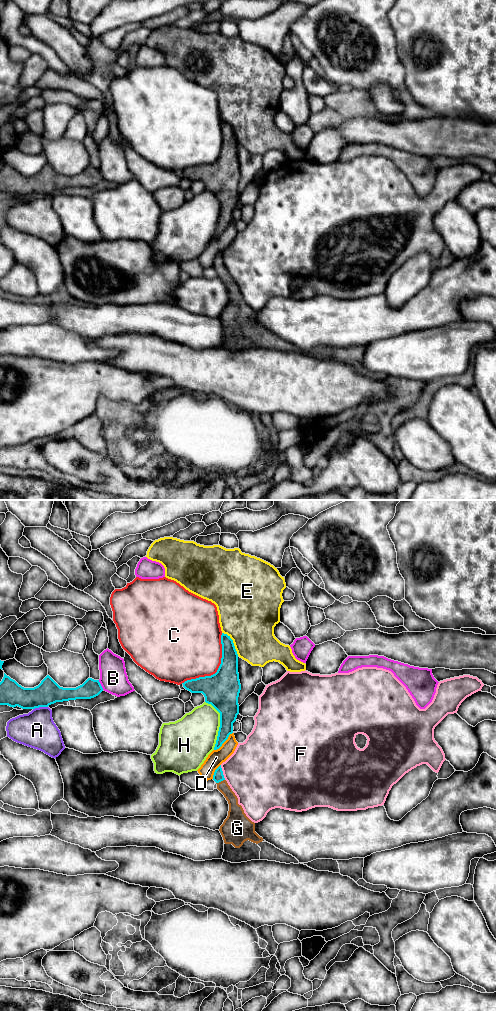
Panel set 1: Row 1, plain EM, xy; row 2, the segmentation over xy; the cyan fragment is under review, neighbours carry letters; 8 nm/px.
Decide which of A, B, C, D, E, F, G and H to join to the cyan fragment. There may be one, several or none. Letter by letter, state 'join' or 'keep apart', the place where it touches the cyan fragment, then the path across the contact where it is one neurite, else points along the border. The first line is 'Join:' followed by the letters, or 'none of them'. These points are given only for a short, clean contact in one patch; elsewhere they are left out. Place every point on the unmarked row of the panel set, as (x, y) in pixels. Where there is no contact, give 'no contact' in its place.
Join: G
A: keep apart; meets cyan in xy at (40, 194)
B: keep apart; meets cyan in xy at (100, 173)
C: keep apart; meets cyan in xy at (217, 158)
D: keep apart; meets cyan in xy at (224, 229)
E: keep apart; meets cyan in xy at (233, 131)
F: keep apart; meets cyan in xy at (222, 260)
G: join; meets cyan in xy at (220, 269); runs through xy (218, 264), (220, 269), (232, 287), (234, 296)
H: keep apart; meets cyan in xy at (220, 212)

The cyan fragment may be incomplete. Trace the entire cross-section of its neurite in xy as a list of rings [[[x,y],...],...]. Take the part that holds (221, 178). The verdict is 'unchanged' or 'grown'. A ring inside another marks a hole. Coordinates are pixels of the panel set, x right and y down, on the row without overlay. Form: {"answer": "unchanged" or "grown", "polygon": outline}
{"answer": "unchanged", "polygon": [[[227,122],[221,123],[222,146],[217,160],[211,164],[185,169],[183,175],[191,181],[202,181],[205,190],[220,201],[220,215],[214,238],[233,221],[233,211],[239,202],[238,185],[241,172],[238,161],[238,142],[233,128]]]}

